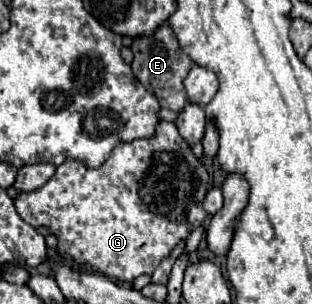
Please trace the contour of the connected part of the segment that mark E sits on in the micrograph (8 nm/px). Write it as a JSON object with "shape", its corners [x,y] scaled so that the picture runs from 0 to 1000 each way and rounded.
{"shape":[[[542,76],[516,82],[490,115],[426,128],[420,168],[426,168],[426,188],[433,188],[426,214],[420,214],[426,247],[452,266],[452,280],[471,299],[490,299],[490,313],[503,319],[516,352],[548,359],[548,365],[580,365],[599,345],[587,260],[612,227],[612,194],[599,181],[587,181],[580,155],[574,155],[574,135],[567,135],[554,95],[542,89]]]}

